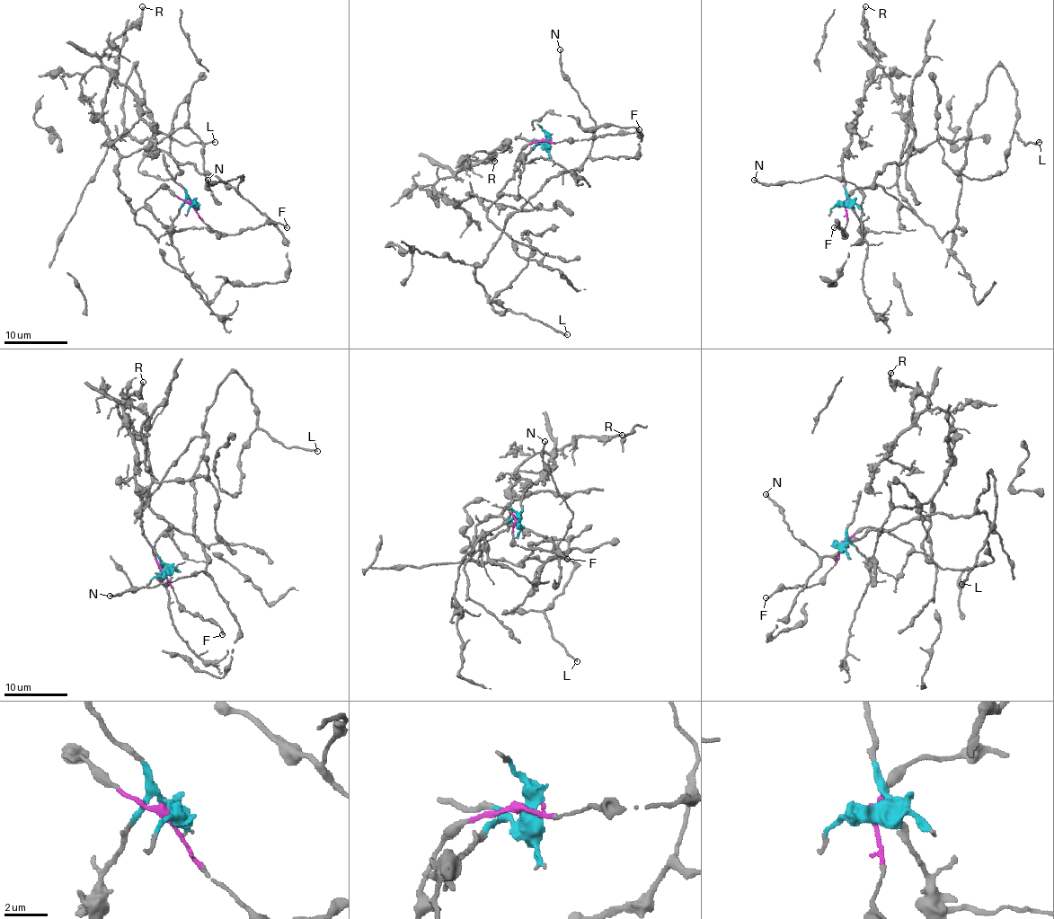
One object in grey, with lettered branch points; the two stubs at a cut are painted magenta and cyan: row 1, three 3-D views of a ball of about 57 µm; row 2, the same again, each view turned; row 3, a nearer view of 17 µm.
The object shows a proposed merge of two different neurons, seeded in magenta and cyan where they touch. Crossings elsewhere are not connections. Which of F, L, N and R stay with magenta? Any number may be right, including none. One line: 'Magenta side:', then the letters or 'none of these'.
Magenta side: F, L, N

